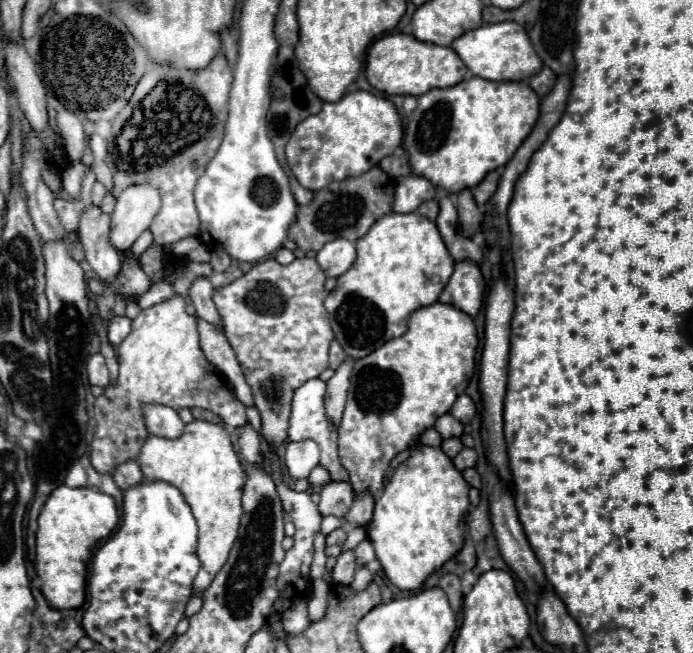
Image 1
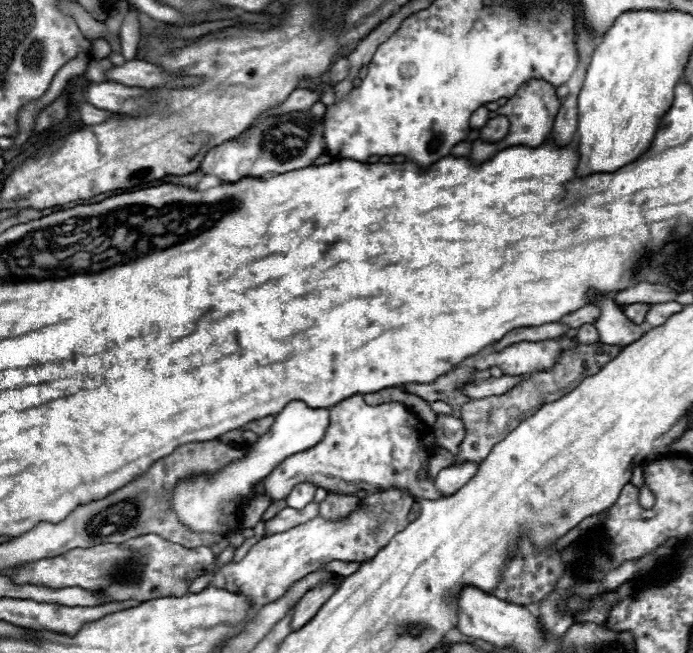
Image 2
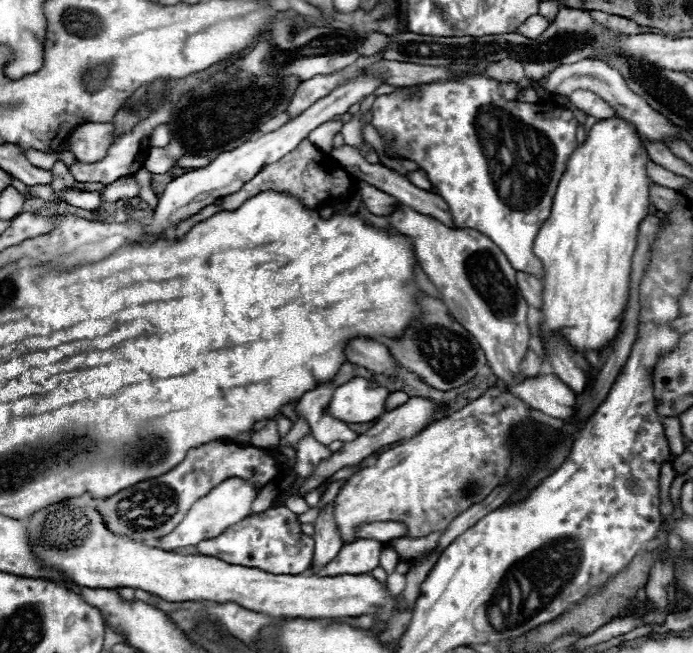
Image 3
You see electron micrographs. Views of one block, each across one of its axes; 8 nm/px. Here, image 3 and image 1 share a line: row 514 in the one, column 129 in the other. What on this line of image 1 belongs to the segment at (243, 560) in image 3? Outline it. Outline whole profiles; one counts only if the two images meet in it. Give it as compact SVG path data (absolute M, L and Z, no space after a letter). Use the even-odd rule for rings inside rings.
M128 252L122 262L122 268L120 268L120 278L116 278L116 286L112 286L112 290L122 296L140 298L150 288L150 284L152 282L140 268L140 262L134 260L132 254Z

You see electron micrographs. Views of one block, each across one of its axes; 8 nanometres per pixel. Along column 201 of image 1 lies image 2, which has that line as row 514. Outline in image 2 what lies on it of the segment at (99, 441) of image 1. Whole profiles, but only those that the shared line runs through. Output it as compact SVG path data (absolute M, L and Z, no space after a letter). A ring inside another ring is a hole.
M398 488L380 490L376 494L362 498L358 508L340 520L324 520L322 516L316 516L314 520L294 526L282 534L262 538L250 548L250 552L240 562L236 564L228 562L226 566L222 566L218 574L212 578L210 586L244 594L258 608L266 606L282 598L294 582L298 582L310 572L316 572L326 562L332 560L364 562L374 558L378 550L392 540L394 534L398 534L408 526L406 516L412 506L414 506L414 496L408 496L406 490L398 490Z

